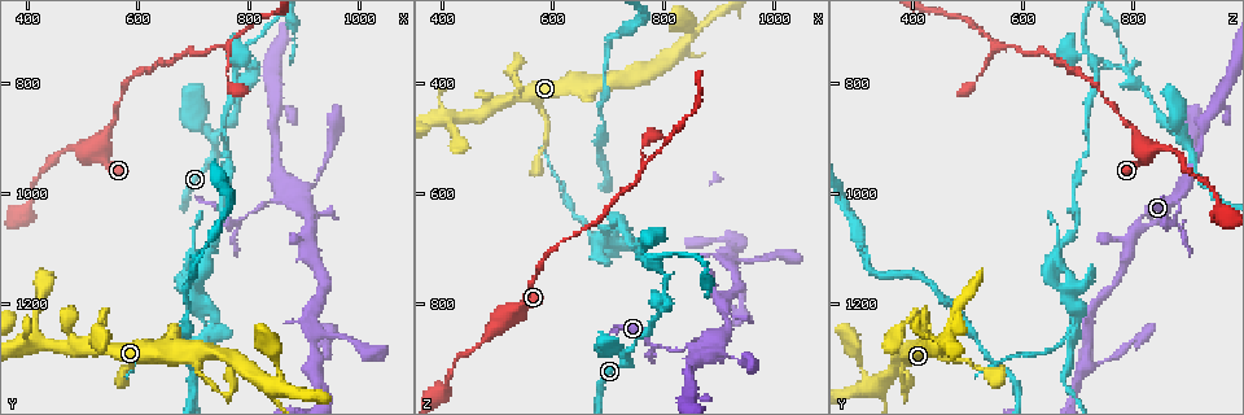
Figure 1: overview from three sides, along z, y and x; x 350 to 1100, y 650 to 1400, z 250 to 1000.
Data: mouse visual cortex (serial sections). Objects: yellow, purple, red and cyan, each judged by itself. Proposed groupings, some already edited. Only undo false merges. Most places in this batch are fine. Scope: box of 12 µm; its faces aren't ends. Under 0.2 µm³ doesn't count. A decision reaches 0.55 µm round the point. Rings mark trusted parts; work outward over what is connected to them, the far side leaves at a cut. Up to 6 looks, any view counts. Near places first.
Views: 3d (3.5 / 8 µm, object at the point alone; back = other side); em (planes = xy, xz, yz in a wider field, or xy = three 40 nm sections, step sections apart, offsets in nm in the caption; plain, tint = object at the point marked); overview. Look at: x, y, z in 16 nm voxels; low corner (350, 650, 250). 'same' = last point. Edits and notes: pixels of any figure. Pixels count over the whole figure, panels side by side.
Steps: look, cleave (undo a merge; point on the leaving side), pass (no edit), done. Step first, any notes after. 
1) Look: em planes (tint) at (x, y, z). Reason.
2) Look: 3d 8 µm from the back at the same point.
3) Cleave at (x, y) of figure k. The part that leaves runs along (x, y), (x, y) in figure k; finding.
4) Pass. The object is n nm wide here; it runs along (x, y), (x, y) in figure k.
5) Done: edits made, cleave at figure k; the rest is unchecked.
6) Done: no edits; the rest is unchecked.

Look: 3d 3.5 µm at (505, 925, 830). Arms part here.

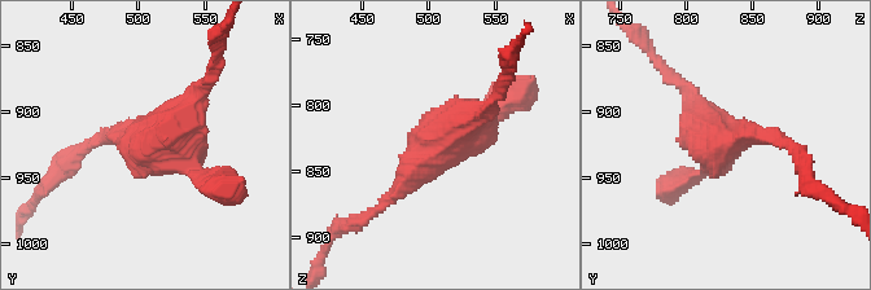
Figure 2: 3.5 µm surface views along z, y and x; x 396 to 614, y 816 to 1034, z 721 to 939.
Look: em planes (tint) at (506, 922, 828).

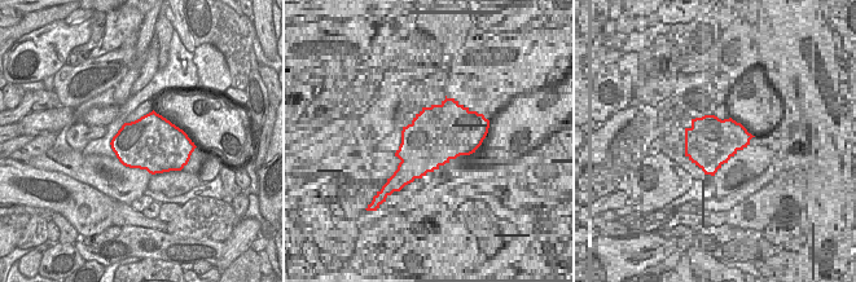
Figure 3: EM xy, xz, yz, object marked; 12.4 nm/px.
Pass. It runs along (513, 93), (398, 193) in figure 2; all the same cell.

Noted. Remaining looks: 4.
Look: 3d 8 µm at (855, 1015, 880). Arms part here.

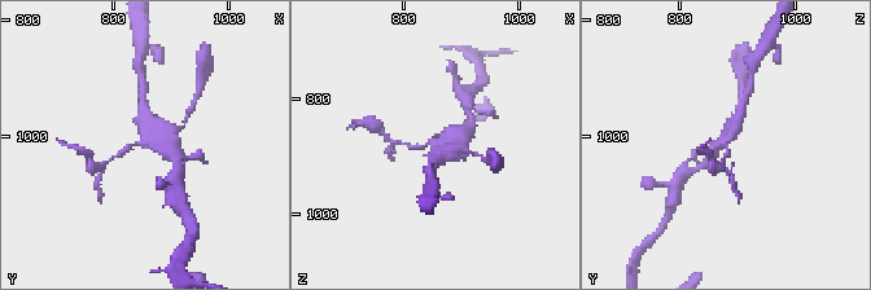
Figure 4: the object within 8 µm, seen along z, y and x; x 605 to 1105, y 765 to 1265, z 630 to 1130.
Look: em xy step 2 (tint) at (855, 1005, 880).

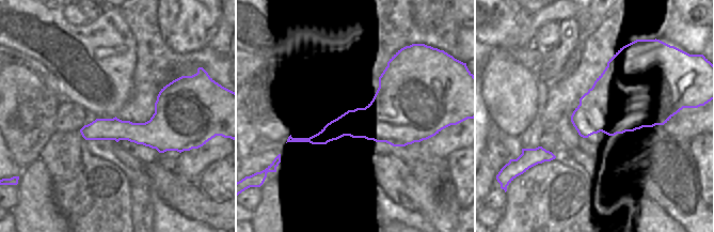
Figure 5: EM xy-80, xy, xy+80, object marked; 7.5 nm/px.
Pass. It runs along (402, 144), (446, 144), (465, 130) in figure 4; one cell here.

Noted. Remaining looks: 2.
Done: no edits; the rest is unchecked.

